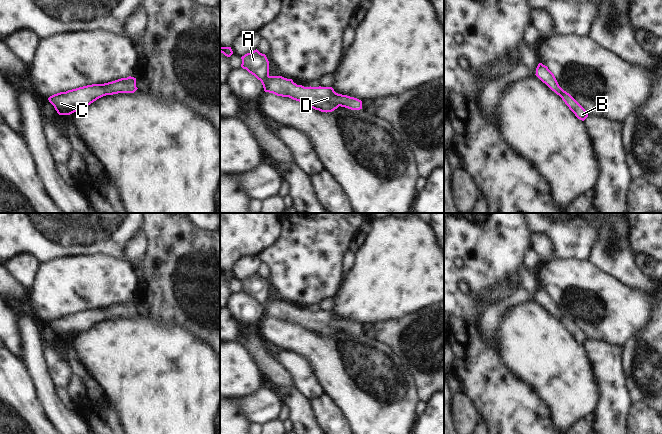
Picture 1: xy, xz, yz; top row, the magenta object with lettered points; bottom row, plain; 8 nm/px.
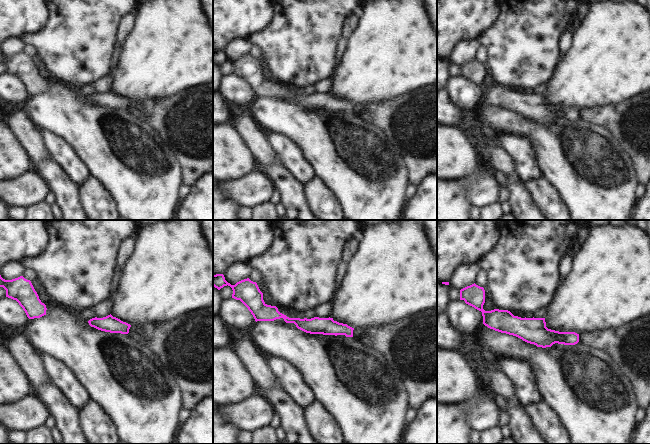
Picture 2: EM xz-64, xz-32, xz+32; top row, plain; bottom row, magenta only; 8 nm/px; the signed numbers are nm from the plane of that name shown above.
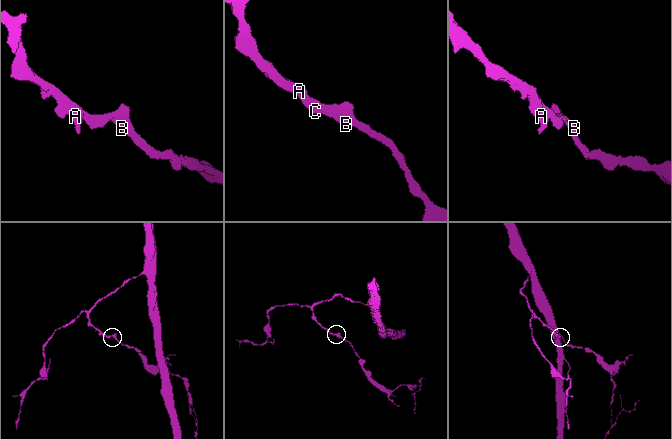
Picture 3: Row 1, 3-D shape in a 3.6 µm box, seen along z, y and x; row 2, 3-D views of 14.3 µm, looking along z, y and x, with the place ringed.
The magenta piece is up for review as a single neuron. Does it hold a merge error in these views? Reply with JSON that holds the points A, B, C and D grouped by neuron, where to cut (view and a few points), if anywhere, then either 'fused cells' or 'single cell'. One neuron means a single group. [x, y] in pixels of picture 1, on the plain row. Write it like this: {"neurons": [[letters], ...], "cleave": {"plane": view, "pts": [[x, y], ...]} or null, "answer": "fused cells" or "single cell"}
{"neurons": [["A", "B", "C", "D"]], "cleave": null, "answer": "single cell"}

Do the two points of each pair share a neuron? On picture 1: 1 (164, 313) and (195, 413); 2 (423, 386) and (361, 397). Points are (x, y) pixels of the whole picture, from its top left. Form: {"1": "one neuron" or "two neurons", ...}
{"1": "two neurons", "2": "two neurons"}

